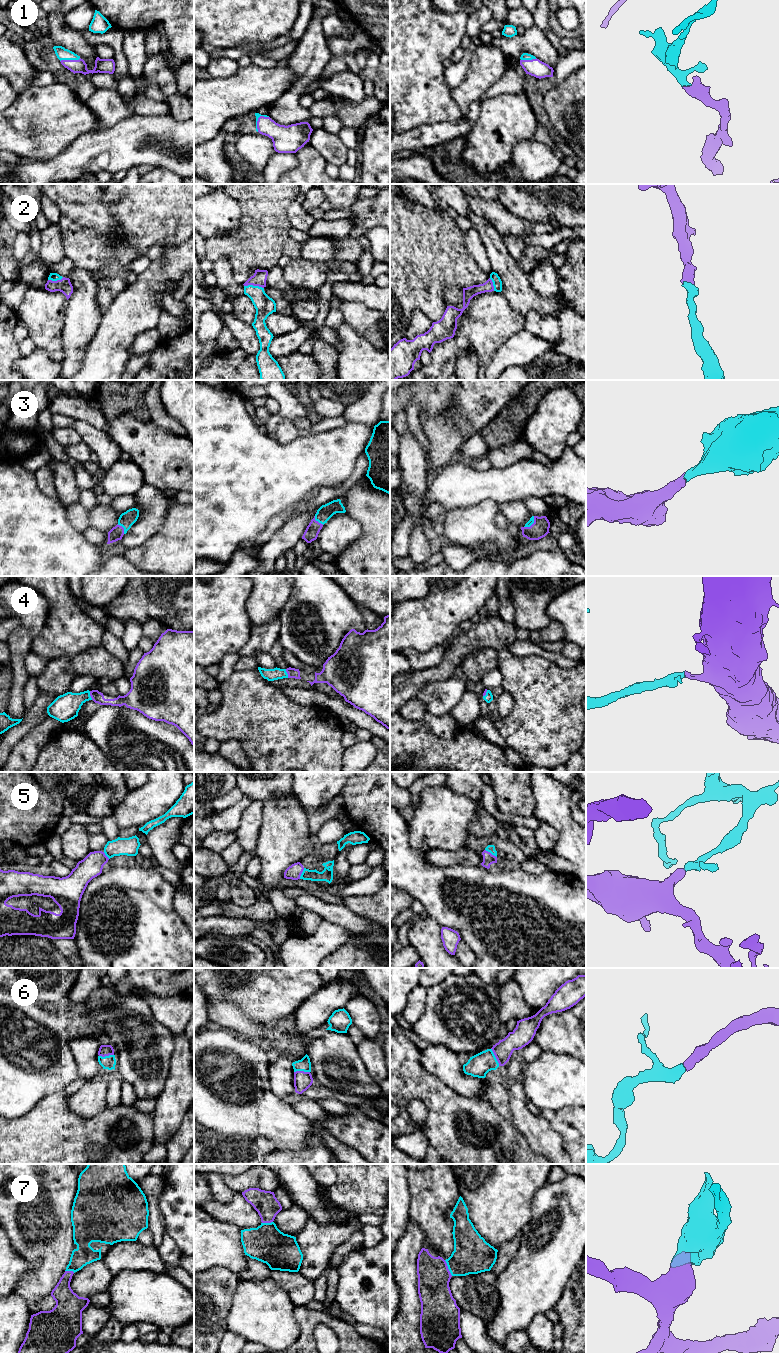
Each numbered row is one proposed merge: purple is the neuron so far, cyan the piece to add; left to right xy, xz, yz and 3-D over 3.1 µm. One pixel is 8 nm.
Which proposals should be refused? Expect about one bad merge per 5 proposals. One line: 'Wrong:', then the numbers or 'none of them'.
Wrong: none of them

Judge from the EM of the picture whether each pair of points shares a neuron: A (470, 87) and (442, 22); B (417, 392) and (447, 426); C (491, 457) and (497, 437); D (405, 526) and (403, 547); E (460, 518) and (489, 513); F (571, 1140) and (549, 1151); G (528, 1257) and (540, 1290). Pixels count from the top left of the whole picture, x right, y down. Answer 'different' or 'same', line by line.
A: different
B: different
C: different
D: same
E: same
F: different
G: same

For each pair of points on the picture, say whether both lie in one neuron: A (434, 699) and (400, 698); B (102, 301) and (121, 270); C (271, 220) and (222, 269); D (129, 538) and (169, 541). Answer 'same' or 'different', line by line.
A: different
B: same
C: different
D: different

